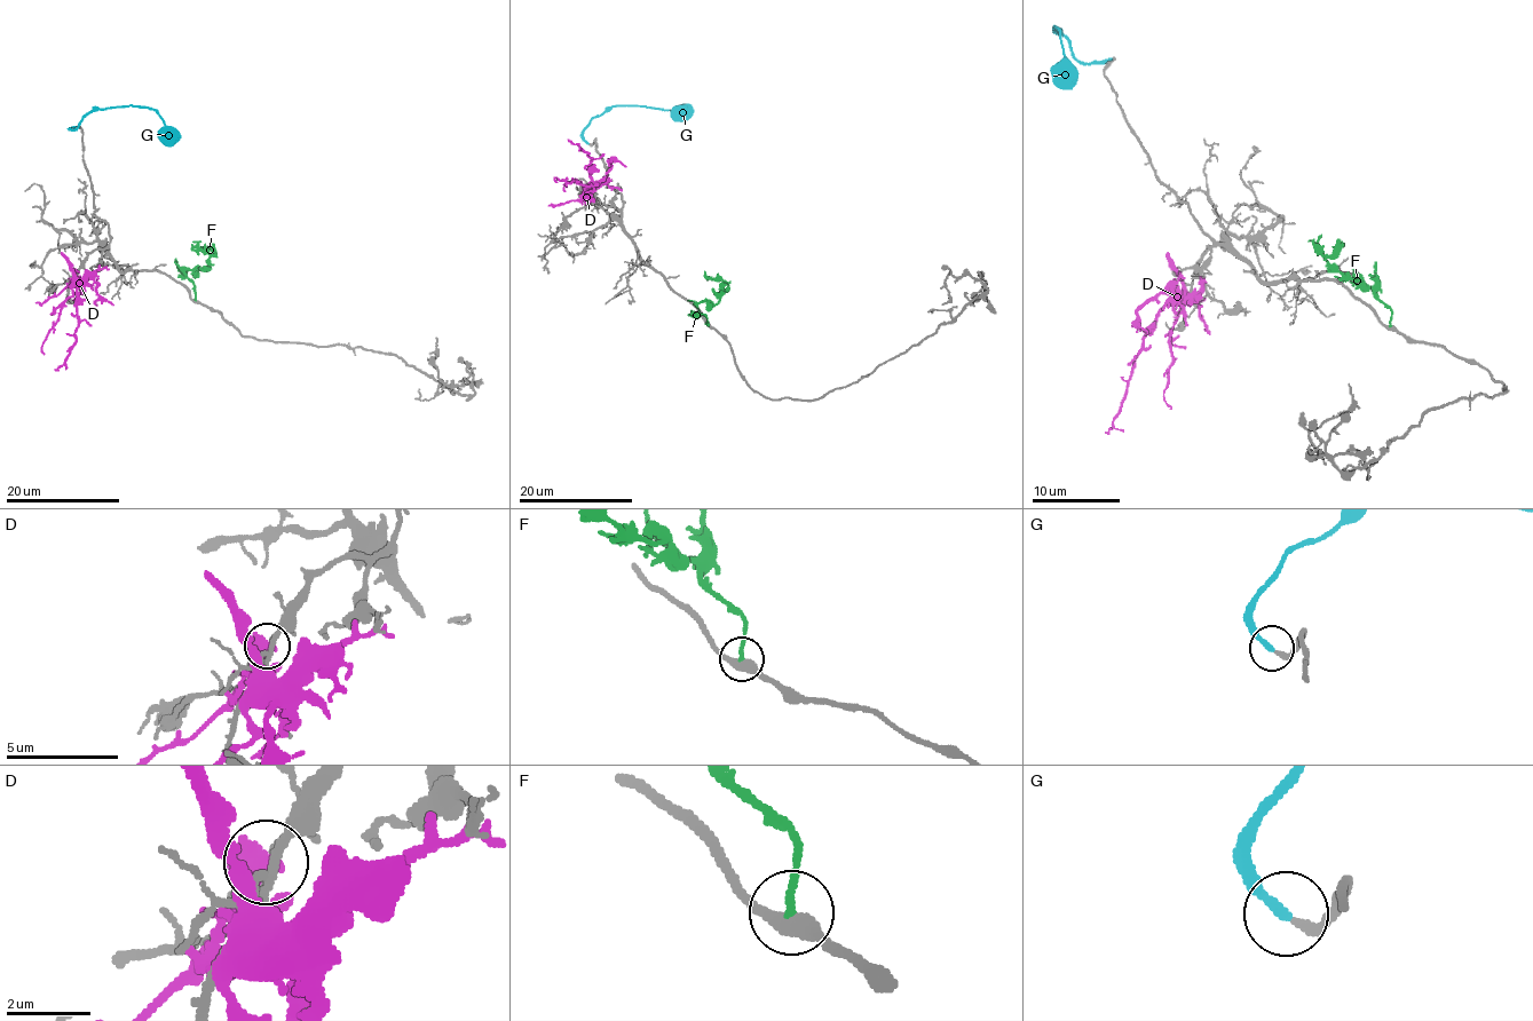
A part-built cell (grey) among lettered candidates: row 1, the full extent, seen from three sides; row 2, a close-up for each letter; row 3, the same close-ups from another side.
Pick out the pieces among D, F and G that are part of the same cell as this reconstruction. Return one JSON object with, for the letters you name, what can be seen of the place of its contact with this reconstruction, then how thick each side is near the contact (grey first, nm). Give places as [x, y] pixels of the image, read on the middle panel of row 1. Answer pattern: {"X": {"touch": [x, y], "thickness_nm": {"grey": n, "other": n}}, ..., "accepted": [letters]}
{"G": {"touch": [587, 143], "thickness_nm": {"grey": 200, "other": 220}}, "accepted": ["G"]}

